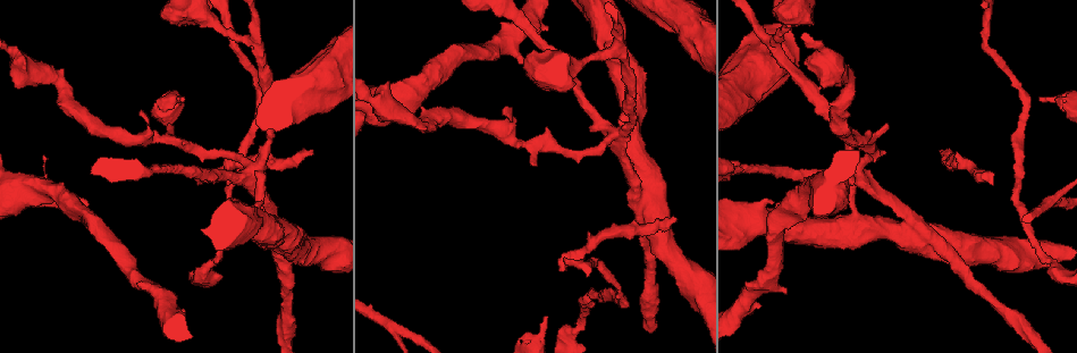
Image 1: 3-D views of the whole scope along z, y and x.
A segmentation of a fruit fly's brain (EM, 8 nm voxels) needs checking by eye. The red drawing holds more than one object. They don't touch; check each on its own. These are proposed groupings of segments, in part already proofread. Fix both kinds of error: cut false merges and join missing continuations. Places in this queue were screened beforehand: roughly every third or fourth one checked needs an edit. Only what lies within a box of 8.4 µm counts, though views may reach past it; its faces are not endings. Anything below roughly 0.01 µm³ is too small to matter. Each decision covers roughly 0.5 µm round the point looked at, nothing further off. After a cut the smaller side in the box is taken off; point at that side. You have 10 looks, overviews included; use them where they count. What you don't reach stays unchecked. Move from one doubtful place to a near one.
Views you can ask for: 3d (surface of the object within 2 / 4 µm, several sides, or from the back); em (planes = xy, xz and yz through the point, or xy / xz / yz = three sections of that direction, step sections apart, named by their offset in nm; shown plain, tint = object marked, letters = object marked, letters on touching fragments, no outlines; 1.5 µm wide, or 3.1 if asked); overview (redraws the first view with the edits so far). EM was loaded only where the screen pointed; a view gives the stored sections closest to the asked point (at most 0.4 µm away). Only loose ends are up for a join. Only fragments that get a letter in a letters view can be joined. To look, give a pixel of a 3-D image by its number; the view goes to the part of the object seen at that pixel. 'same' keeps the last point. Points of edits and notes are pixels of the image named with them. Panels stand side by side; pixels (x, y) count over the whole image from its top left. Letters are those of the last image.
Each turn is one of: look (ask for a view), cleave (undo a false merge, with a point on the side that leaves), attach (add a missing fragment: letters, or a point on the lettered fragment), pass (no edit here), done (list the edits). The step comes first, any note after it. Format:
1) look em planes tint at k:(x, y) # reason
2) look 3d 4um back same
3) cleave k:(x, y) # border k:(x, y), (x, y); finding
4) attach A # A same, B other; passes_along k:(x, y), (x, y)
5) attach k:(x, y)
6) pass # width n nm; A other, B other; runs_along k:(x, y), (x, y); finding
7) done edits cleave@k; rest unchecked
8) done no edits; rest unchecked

look 3d 4um at 1:(738, 170) # calibre changes

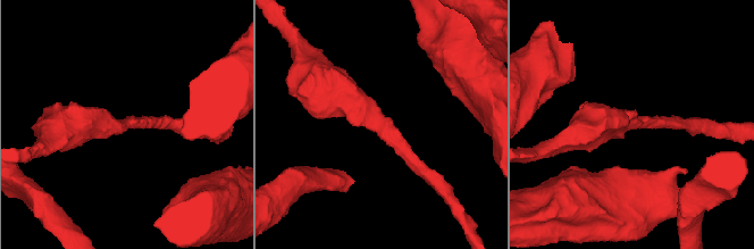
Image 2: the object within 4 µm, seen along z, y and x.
look em yz step 4 tint at 2:(123, 122) # arm_widths 190, 480 nm

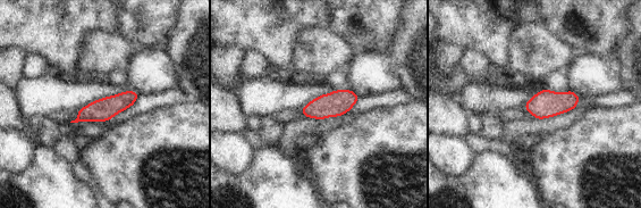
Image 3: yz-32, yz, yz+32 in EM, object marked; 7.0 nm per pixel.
look em xy step 8 letters same # another direction

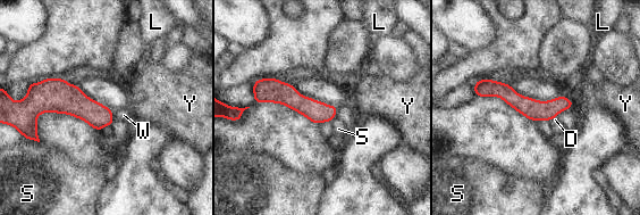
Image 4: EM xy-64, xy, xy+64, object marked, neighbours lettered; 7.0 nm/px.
pass # D other, L other, S other, W other, Y other; border 4:(555, 117), (548, 121); one cell here

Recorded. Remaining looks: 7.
look 3d 2um at 1:(1038, 99) # long arm stops here

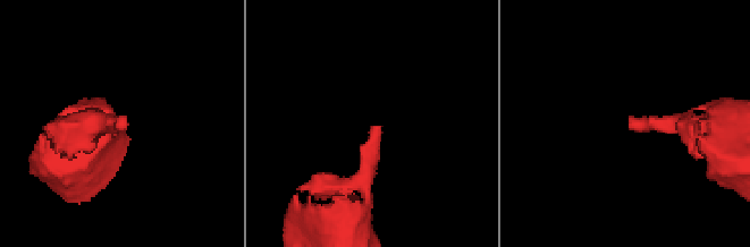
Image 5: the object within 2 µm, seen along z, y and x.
look em planes letters at 5:(371, 126) # now the EM

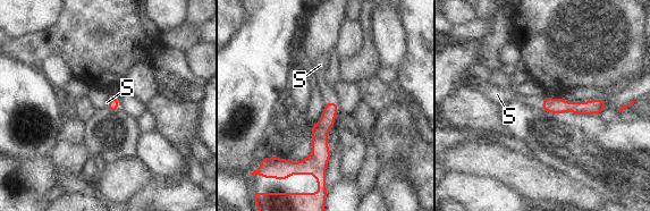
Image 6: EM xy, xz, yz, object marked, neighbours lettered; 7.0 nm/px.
attach S # S same; passes_along 6:(320, 131), (335, 102), (327, 93); it goes on there

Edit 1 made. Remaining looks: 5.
look overview # see it whole again

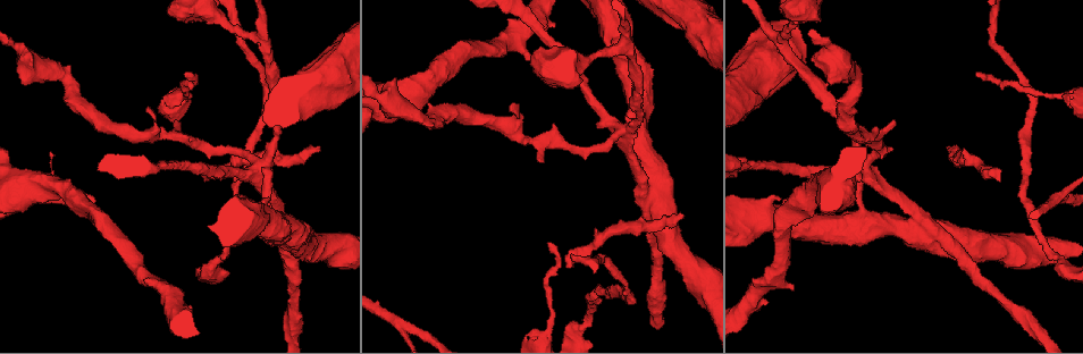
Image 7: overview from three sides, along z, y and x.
look 3d 2um at 7:(262, 169) # four or more arms meet

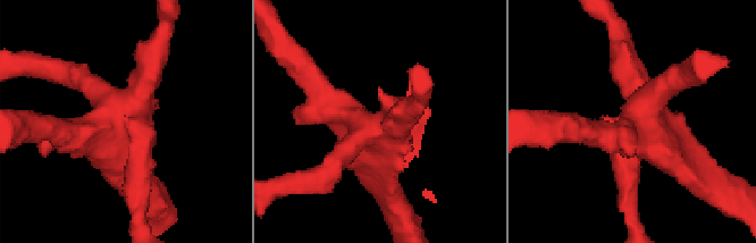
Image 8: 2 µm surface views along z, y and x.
look em xz step 8 tint at 8:(372, 134)

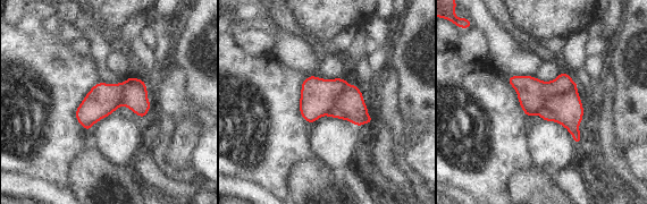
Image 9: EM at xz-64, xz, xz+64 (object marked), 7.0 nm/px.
look em planes letters same # cut it another way

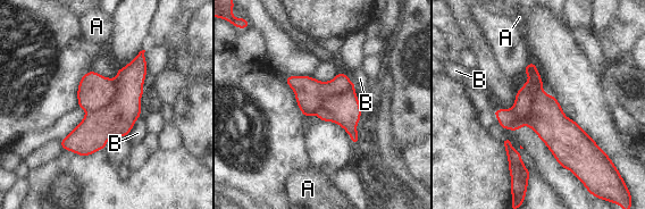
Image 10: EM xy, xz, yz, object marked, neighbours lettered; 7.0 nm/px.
cleave 10:(118, 117) # A other, B other; arms 4; part_leaving 10:(141, 56), (128, 97), (65, 147); two cells meet here

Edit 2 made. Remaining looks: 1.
look em yz step 4 letters at 7:(570, 266) # an open end

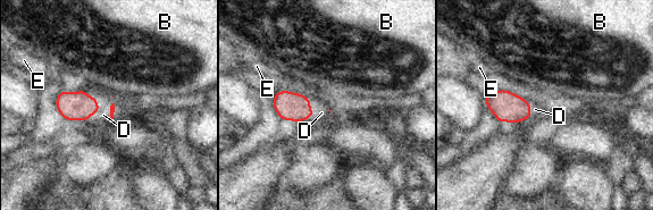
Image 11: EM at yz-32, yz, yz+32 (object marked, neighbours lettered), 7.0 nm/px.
attach D # B other, D same, E other; passes_along 11:(78, 106), (98, 104), (103, 115); the cell continues

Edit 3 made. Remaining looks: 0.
done edits attach@6, cleave@10, attach@11; rest unchecked

